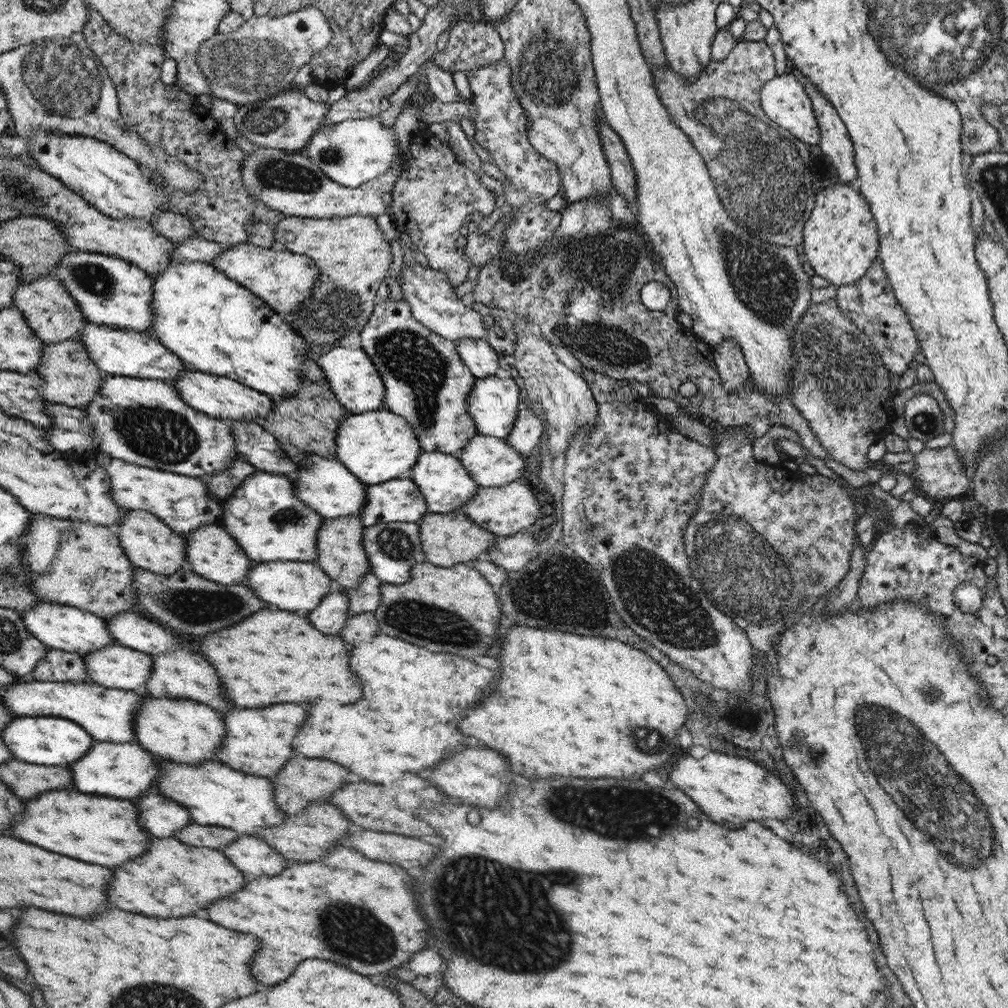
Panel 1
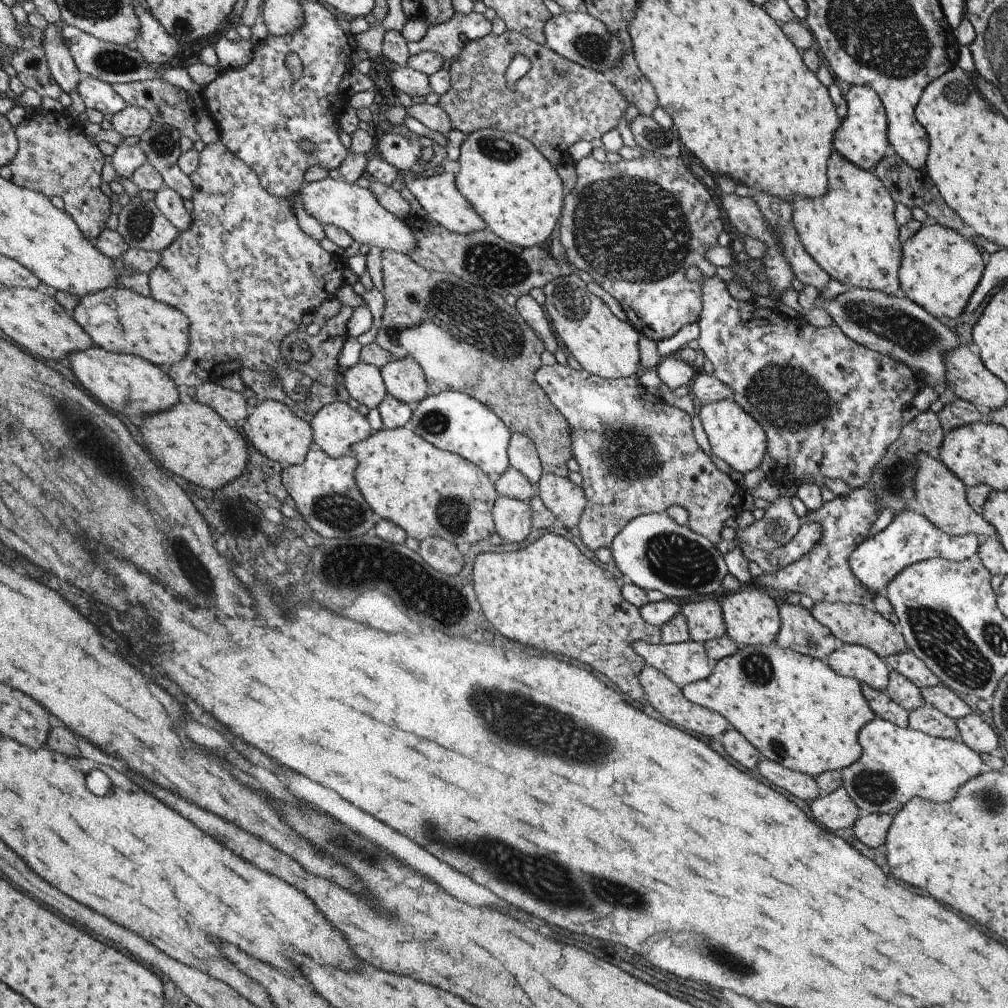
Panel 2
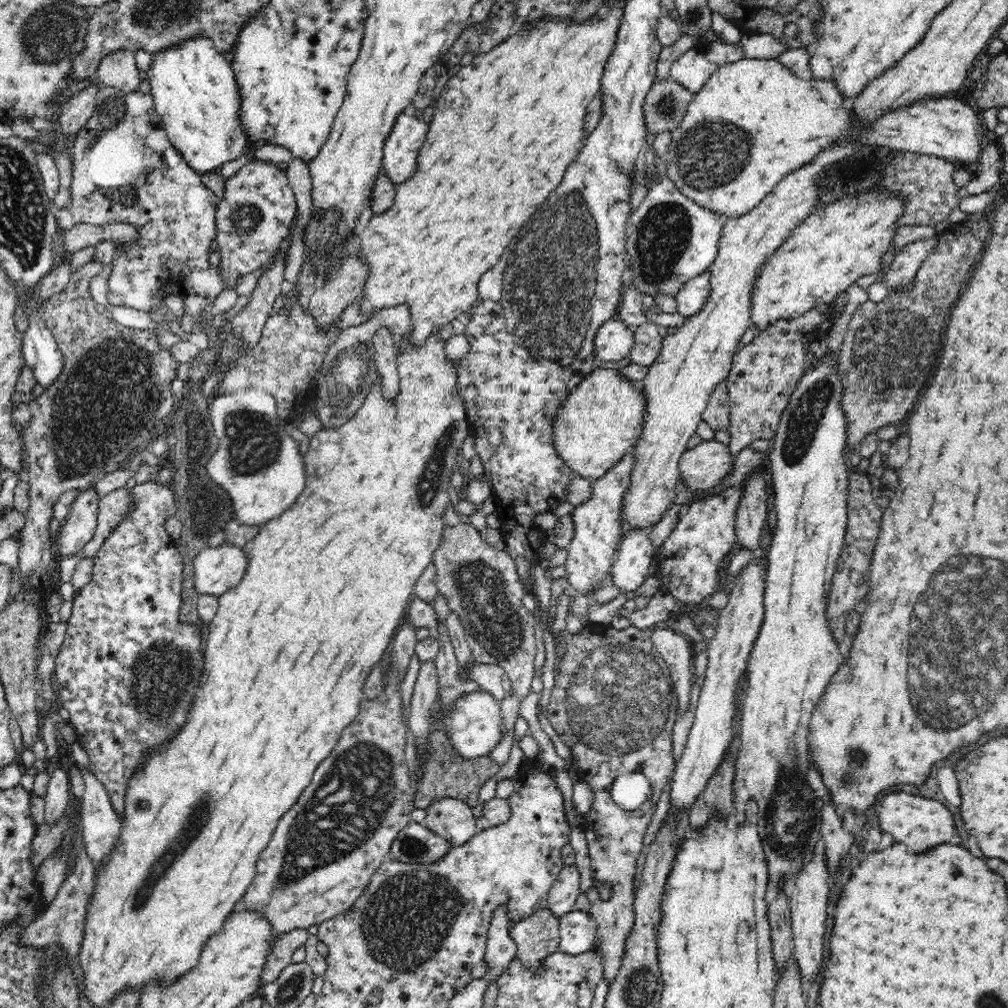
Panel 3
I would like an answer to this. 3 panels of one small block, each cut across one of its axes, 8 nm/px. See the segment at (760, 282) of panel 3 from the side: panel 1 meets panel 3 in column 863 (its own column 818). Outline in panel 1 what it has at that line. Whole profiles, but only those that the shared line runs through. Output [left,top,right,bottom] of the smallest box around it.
[803,181,880,287]

